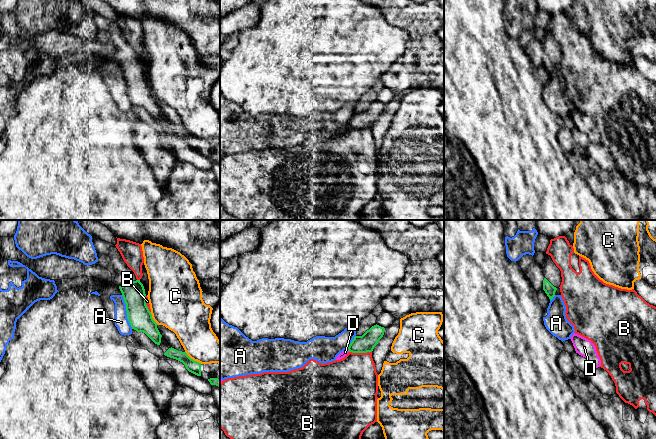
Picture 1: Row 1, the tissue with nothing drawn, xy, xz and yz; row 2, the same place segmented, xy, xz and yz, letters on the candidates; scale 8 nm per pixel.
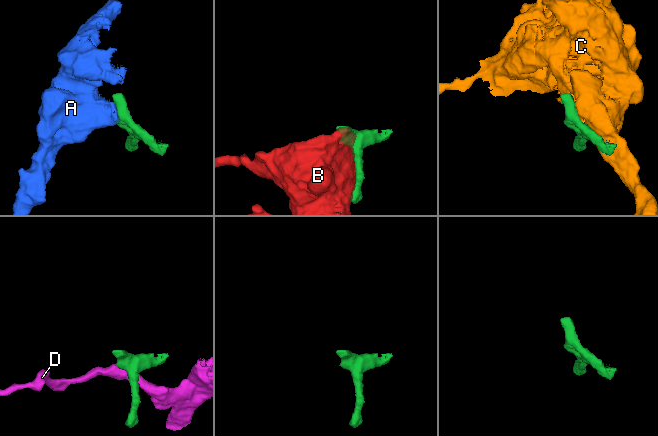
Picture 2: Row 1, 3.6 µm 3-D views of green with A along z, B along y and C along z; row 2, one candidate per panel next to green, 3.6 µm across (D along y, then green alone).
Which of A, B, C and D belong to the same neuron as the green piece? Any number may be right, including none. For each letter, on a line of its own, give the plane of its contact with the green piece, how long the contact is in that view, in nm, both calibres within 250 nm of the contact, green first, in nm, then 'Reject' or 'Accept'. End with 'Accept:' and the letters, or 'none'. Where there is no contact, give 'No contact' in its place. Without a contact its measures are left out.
A: Touches green in xy. Shared border 280 nm. Thickness 190 nm (green) against 110 nm. Reject
B: Touches green in xz. Shared border 180 nm. Thickness 140 nm (green) against 420 nm. Reject
C: Touches green in xy. Shared border 170 nm. Thickness 100 nm (green) against 280 nm. Reject
D: Touches green in xz. Shared border 30 nm. Thickness 140 nm (green) against 50 nm. Reject
Accept: none

